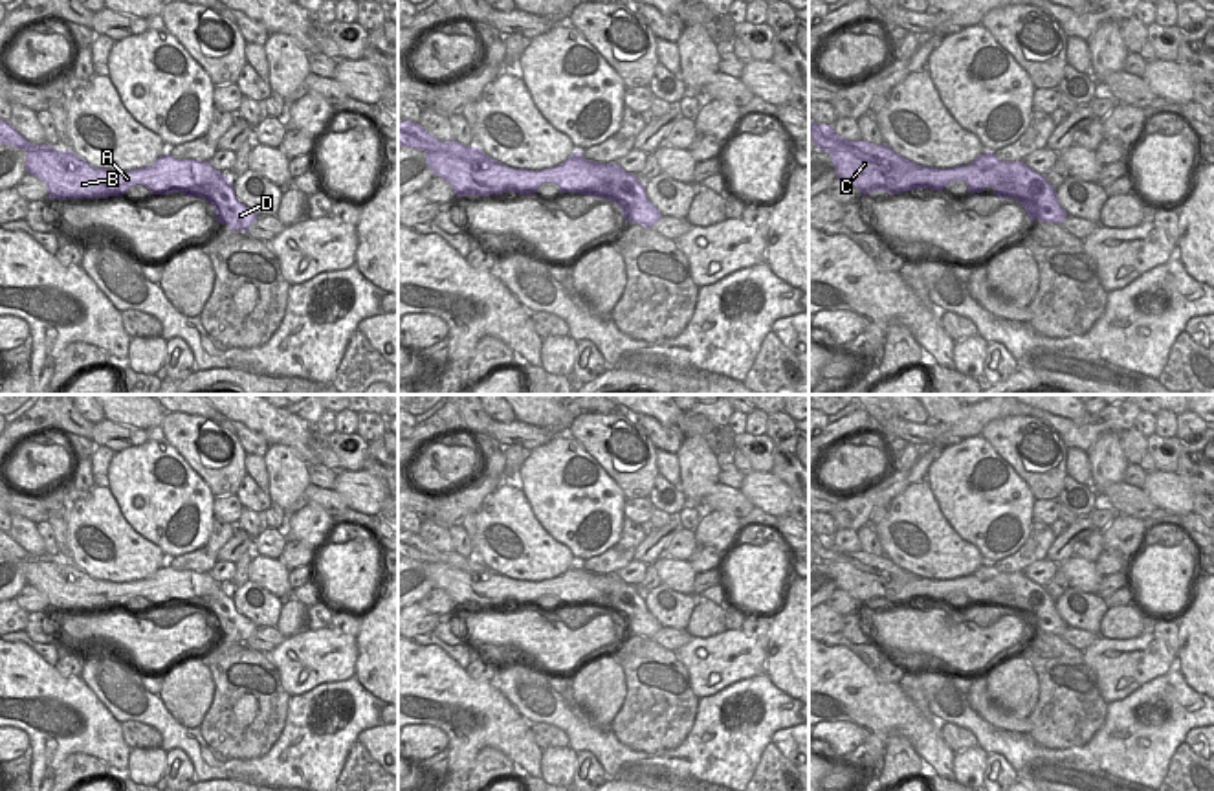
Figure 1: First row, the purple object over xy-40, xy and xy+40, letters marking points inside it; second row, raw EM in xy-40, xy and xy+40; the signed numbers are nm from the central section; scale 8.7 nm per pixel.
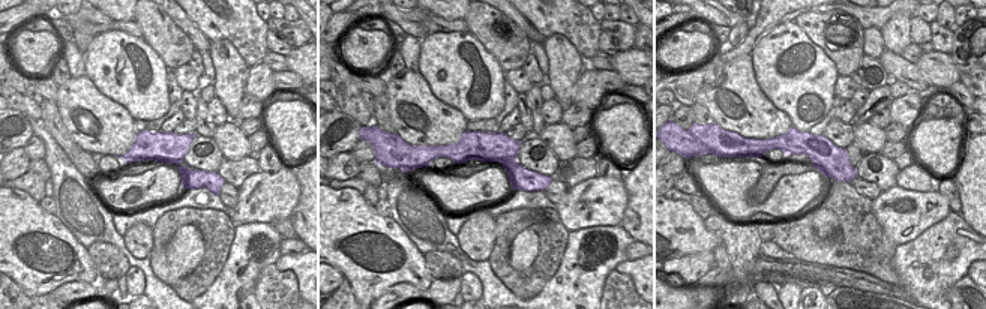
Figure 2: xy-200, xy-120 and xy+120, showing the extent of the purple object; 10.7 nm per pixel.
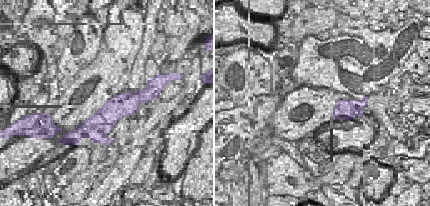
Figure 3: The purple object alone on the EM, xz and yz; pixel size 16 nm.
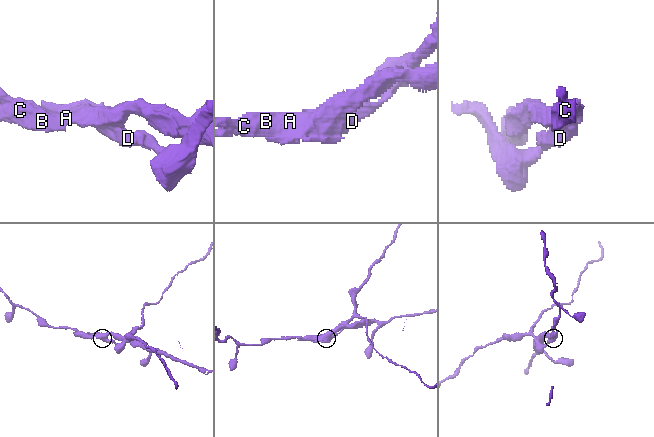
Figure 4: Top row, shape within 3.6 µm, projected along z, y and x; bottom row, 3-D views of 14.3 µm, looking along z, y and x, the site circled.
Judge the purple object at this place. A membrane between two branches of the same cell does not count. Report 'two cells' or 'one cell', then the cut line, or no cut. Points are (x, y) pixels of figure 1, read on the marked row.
two cells; cut xy (620, 167), (617, 178), (587, 186), (582, 193)

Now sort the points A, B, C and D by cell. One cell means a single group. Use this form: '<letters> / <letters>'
A B C / D

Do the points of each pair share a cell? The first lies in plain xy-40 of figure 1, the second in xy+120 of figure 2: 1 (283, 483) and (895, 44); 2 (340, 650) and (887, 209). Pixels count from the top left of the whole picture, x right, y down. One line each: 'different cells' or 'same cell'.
1: same cell
2: same cell

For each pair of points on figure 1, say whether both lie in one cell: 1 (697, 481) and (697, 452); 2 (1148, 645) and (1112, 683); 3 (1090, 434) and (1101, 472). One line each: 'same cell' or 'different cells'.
1: same cell
2: same cell
3: different cells

